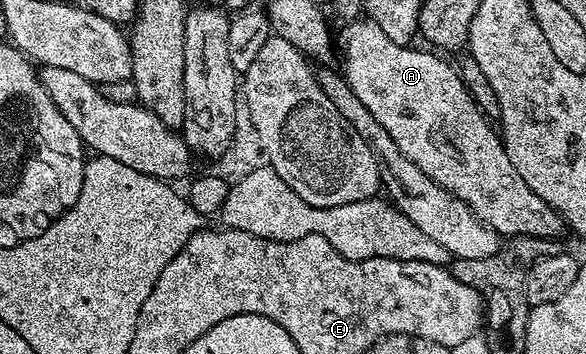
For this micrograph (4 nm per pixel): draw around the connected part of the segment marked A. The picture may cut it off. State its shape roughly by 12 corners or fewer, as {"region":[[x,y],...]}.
{"region":[[340,32],[355,97],[501,237],[564,219],[514,170],[443,55]]}

